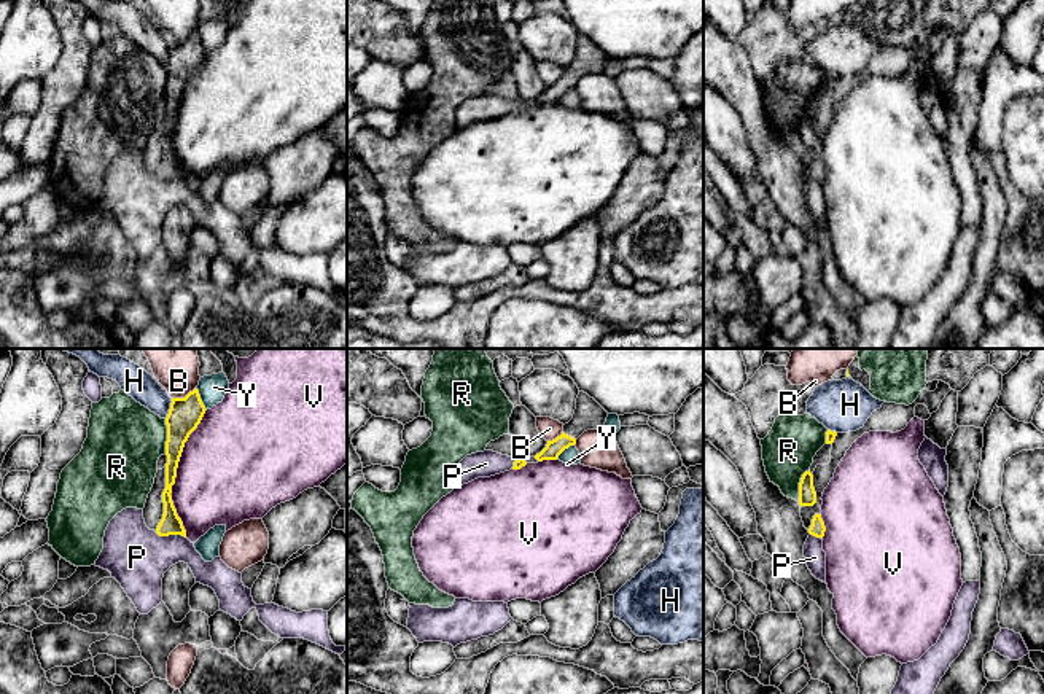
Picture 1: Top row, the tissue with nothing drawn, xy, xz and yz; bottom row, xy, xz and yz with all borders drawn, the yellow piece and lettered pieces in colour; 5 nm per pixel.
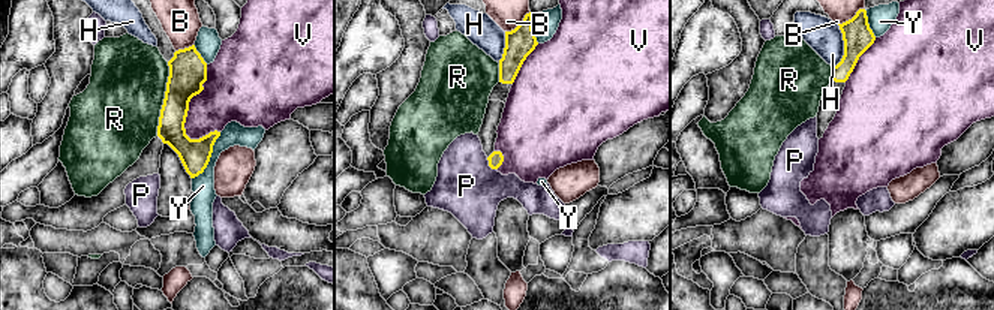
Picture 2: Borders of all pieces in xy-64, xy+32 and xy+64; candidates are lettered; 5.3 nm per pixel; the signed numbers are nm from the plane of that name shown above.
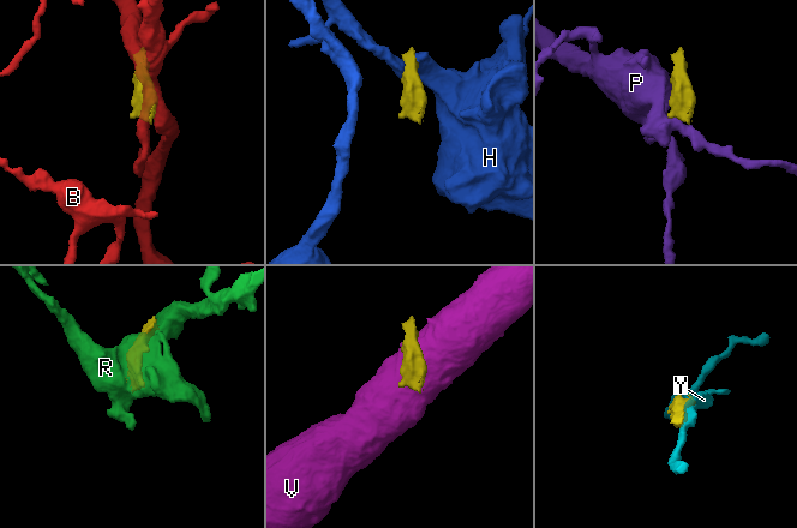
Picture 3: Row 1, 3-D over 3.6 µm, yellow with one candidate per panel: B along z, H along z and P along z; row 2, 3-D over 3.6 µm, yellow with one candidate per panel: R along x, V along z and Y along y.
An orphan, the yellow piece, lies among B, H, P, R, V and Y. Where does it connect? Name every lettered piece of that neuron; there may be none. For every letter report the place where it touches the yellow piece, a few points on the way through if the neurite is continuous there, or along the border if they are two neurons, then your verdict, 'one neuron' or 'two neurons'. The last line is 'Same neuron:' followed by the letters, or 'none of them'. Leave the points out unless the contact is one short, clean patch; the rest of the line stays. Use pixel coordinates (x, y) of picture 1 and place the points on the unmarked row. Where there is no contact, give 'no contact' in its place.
B: meets yellow in xy at (185, 40); two neurons
H: meets yellow in xy at (171, 51); border along xy (172, 42), (169, 56), (164, 61); two neurons
P: meets yellow in xy at (171, 177); border along xy (155, 175), (159, 179), (182, 179), (185, 182); two neurons
R: meets yellow in xy at (167, 80); one neuron
V: meets yellow in xy at (175, 116); two neurons
Y: meets yellow in xy at (201, 43); two neurons
Same neuron: R

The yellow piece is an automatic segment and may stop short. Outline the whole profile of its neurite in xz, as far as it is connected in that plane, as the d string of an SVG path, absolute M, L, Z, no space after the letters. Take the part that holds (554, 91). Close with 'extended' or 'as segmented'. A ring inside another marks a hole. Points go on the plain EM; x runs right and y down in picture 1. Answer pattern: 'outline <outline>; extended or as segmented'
outline M579 35L573 62L563 68L562 78L547 84L546 91L535 102L538 105L557 103L565 92L576 88L576 83L584 75L605 72L606 60L608 56L594 41Z; extended

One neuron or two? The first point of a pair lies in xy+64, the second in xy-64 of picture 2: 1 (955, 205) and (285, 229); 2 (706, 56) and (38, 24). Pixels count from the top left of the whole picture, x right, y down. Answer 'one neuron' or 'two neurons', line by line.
1: two neurons
2: one neuron

